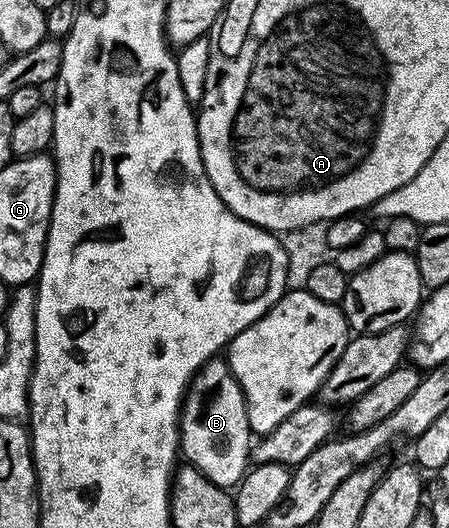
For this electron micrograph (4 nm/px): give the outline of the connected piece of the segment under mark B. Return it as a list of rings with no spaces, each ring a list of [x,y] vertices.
[[[212,358],[196,372],[183,401],[179,438],[182,455],[187,455],[186,463],[208,476],[217,486],[234,489],[247,475],[253,456],[253,433],[249,426],[247,401],[243,399],[241,386],[226,359]]]

